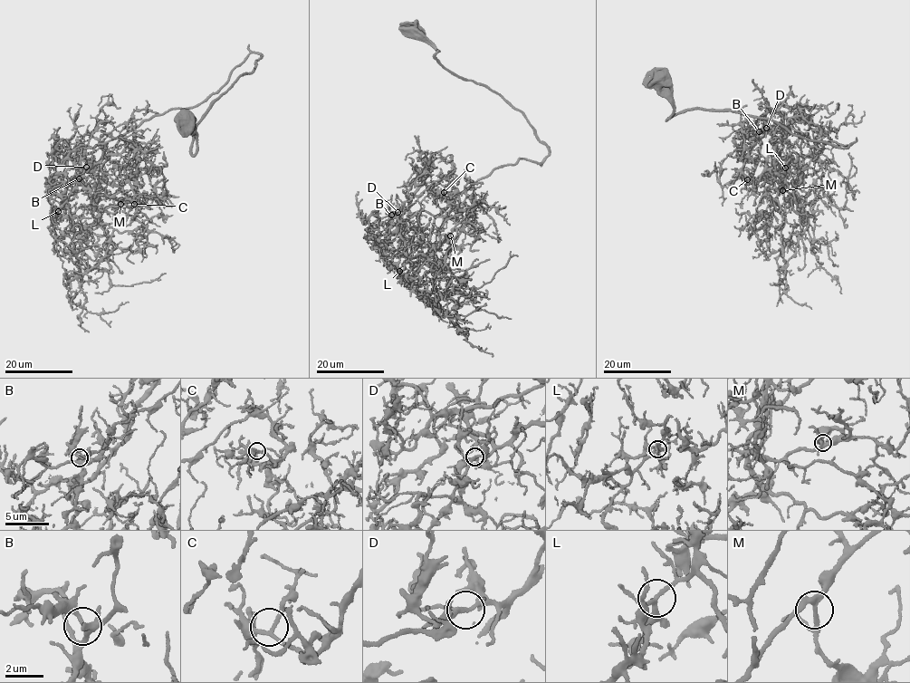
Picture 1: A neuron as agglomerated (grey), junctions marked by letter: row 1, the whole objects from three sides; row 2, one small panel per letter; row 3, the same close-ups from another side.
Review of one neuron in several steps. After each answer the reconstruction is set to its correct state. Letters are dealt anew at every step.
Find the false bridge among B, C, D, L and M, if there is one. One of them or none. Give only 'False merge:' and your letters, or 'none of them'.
False merge: none of them

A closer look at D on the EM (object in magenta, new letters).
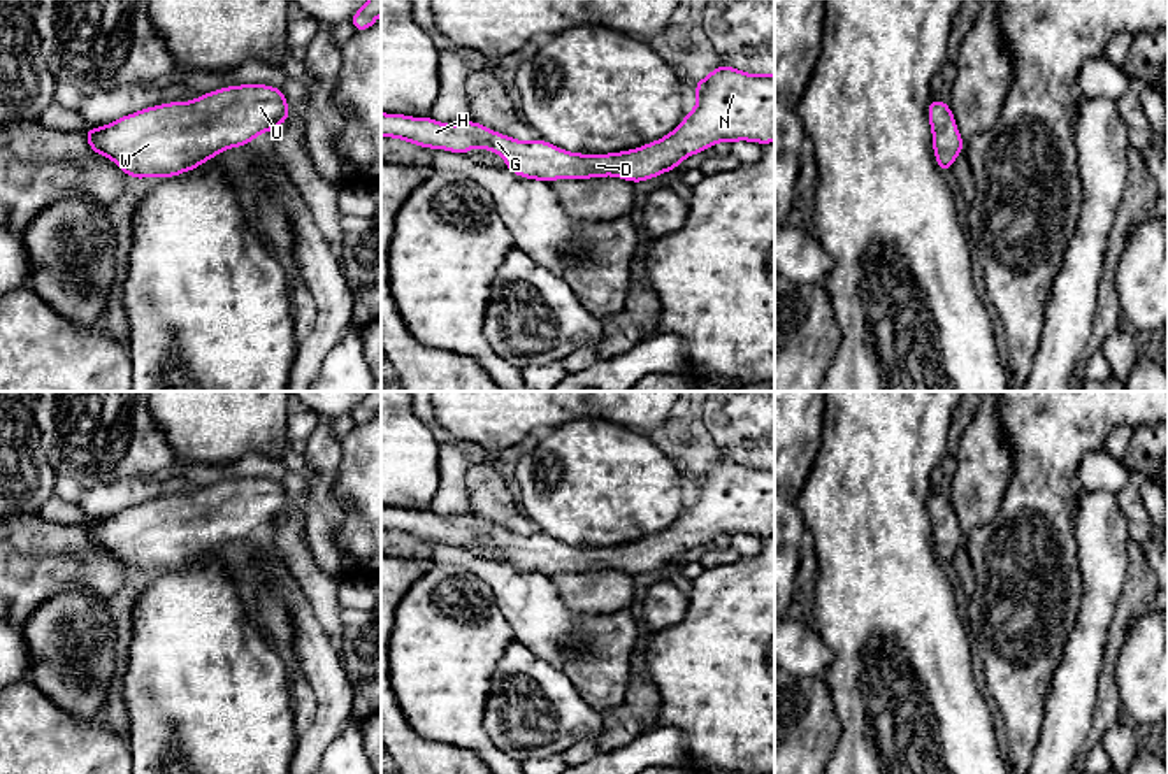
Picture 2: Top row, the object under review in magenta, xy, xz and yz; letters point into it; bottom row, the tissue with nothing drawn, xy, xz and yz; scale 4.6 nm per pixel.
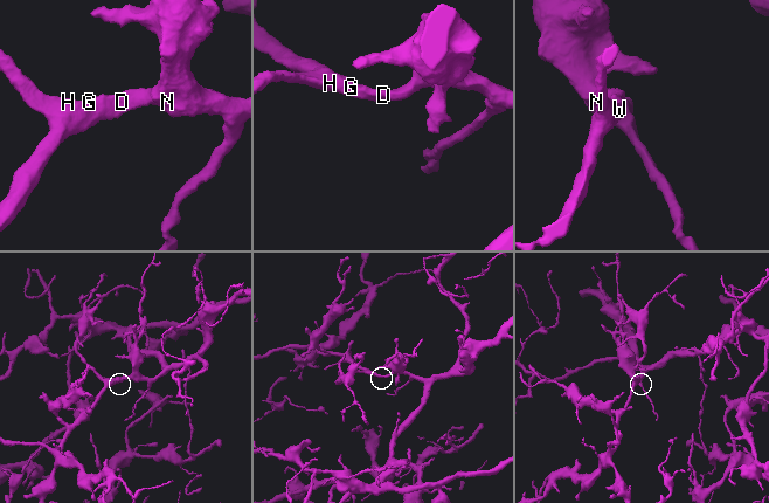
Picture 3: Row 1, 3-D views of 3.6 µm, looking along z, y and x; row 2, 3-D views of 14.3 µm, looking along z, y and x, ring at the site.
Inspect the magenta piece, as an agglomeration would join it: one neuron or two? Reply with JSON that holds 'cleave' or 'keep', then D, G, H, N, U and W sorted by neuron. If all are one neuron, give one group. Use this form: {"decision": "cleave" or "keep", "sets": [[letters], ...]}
{"decision": "keep", "sets": [["D", "G", "H", "N", "U", "W"]]}

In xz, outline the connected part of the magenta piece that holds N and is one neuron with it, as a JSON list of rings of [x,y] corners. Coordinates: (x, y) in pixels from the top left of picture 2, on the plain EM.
[[[722,456],[694,481],[696,500],[671,527],[622,546],[569,546],[543,532],[516,534],[476,514],[444,518],[434,511],[386,505],[381,505],[381,530],[464,549],[472,541],[490,542],[506,553],[509,565],[546,576],[604,569],[643,576],[717,535],[775,535],[775,467],[753,469]]]

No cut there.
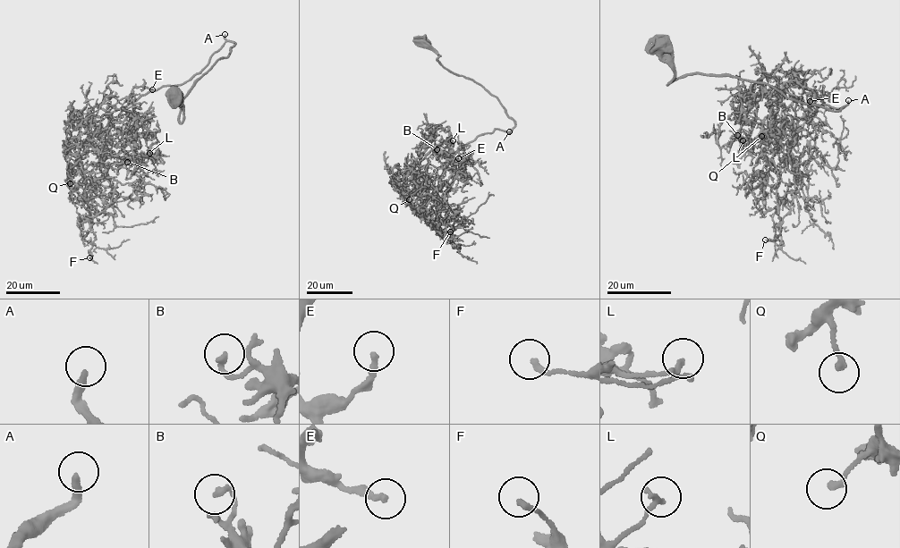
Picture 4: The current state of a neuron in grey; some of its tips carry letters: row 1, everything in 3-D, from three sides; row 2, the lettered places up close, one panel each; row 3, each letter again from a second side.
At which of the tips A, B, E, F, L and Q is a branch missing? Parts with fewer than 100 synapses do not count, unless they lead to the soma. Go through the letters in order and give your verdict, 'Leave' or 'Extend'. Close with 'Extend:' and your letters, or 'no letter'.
A: Extend
B: Leave
E: Leave
F: Leave
L: Leave
Q: Leave
Extend: A

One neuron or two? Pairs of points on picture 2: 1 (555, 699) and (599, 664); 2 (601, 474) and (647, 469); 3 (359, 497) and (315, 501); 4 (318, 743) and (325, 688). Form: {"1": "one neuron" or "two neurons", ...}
{"1": "two neurons", "2": "one neuron", "3": "two neurons", "4": "one neuron"}

